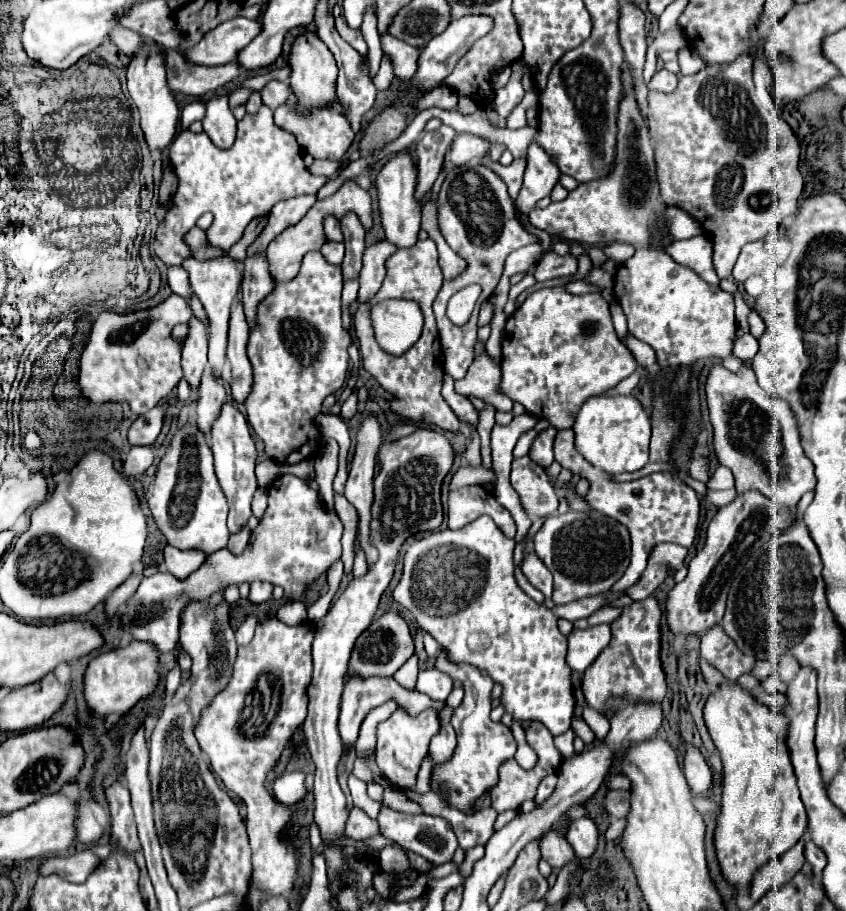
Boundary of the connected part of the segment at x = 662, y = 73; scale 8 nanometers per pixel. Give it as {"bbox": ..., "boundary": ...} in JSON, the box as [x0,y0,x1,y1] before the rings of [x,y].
{"bbox":[648,68,678,92],"boundary":[[[666,68],[658,70],[648,84],[650,90],[658,90],[658,92],[674,92],[676,86],[678,86],[678,76]]]}

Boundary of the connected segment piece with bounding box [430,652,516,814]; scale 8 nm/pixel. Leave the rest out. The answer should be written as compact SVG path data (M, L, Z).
M440 652L440 656L436 658L436 668L460 680L462 688L464 687L464 698L460 706L454 709L450 722L458 736L456 752L448 762L436 766L430 778L430 788L436 794L440 794L440 790L446 790L446 794L440 794L442 800L450 808L470 814L476 800L480 800L498 784L498 770L506 760L514 758L516 740L510 728L490 720L490 692L494 686L490 678L480 676L478 668L472 668L470 664L448 664L448 660L444 660L444 652Z

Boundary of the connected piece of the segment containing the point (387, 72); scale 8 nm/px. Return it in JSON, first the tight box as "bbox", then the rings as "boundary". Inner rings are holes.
{"bbox":[374,60,394,92],"boundary":[[[382,60],[380,70],[378,70],[378,74],[374,76],[374,86],[376,86],[376,90],[378,90],[378,92],[388,90],[388,86],[390,86],[392,80],[394,80],[394,76],[392,76],[392,66],[388,64],[388,60]]]}

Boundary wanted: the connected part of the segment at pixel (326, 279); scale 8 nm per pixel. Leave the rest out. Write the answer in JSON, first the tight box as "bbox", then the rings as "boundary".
{"bbox":[244,250,352,464],"boundary":[[[312,250],[312,252],[308,252],[308,254],[302,258],[300,272],[298,272],[292,280],[288,280],[288,282],[276,282],[274,290],[272,290],[272,292],[258,304],[258,308],[256,308],[256,326],[252,328],[250,338],[248,338],[248,358],[250,358],[250,364],[252,364],[252,368],[254,368],[254,382],[252,382],[252,392],[248,394],[244,406],[246,406],[246,416],[248,416],[250,426],[254,428],[254,432],[258,434],[258,438],[264,440],[264,444],[266,444],[266,454],[268,454],[274,462],[280,462],[280,464],[298,464],[300,460],[310,458],[310,454],[316,452],[316,448],[318,448],[318,444],[320,444],[320,432],[318,432],[318,428],[316,428],[316,424],[314,424],[314,416],[320,414],[320,406],[322,406],[324,398],[330,396],[330,394],[334,394],[334,392],[344,384],[344,380],[346,380],[346,376],[348,376],[348,352],[346,352],[346,348],[350,346],[352,338],[350,338],[350,334],[344,332],[344,328],[342,328],[342,300],[340,300],[340,296],[342,296],[342,282],[344,282],[344,278],[342,278],[342,268],[330,264],[330,262],[322,256],[322,252]]]}

